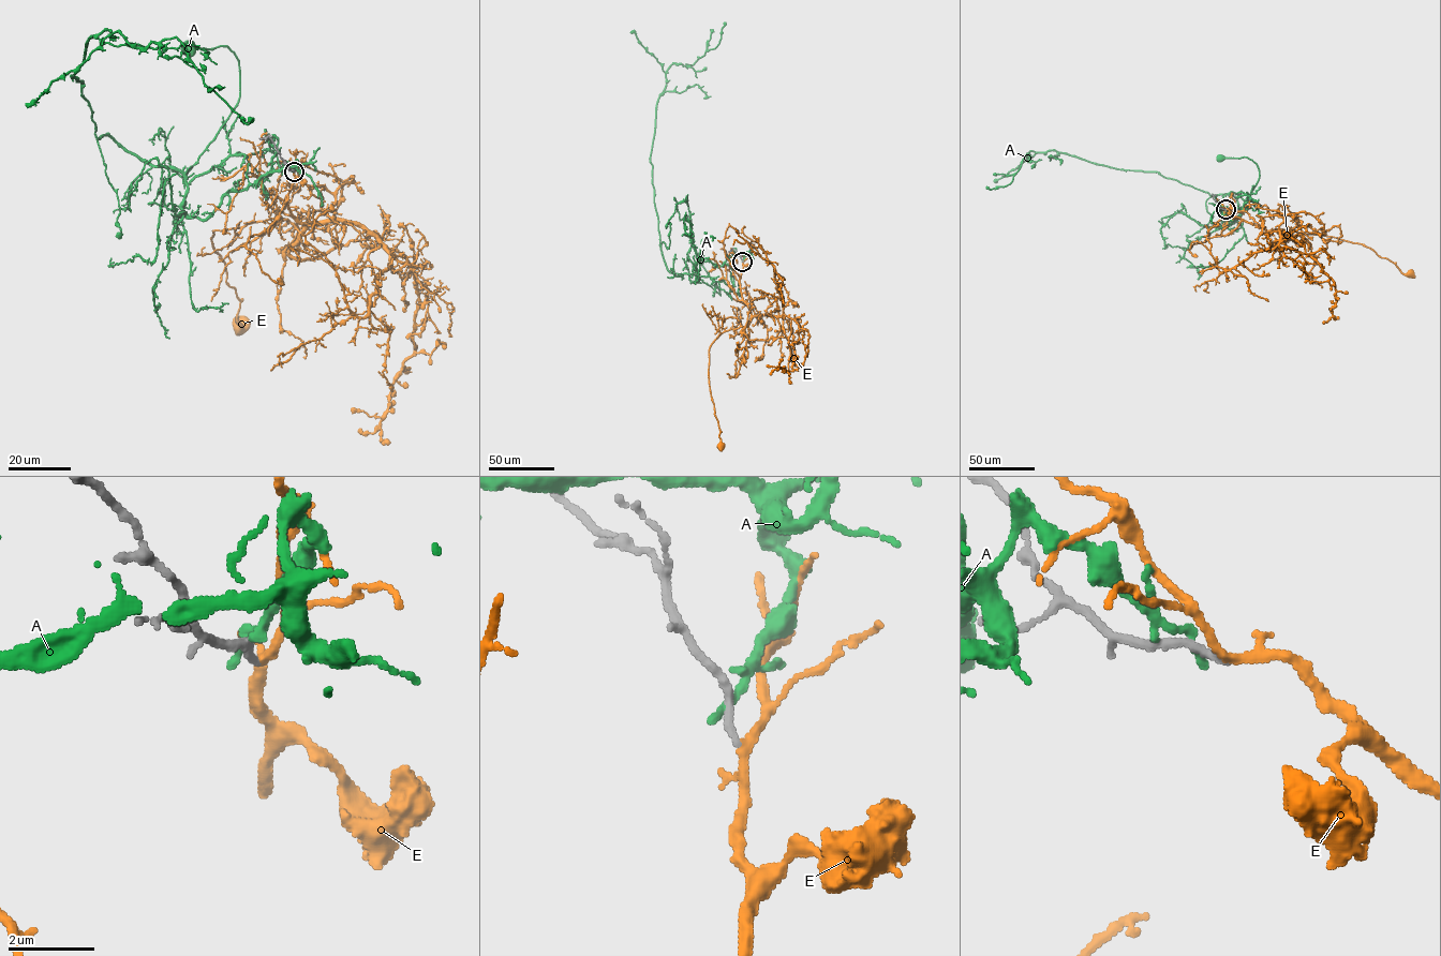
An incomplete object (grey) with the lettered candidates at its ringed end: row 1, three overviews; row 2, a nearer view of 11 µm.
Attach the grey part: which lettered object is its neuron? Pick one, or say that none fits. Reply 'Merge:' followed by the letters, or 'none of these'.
Merge: E

